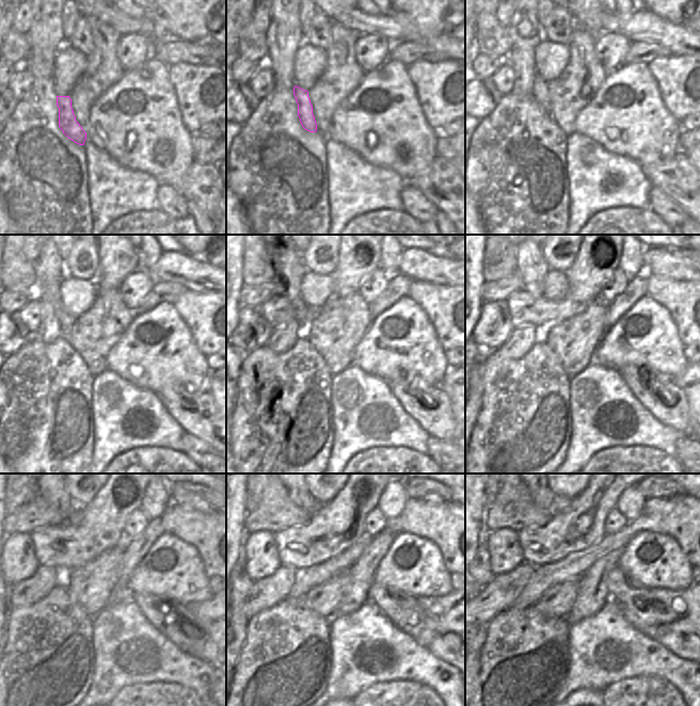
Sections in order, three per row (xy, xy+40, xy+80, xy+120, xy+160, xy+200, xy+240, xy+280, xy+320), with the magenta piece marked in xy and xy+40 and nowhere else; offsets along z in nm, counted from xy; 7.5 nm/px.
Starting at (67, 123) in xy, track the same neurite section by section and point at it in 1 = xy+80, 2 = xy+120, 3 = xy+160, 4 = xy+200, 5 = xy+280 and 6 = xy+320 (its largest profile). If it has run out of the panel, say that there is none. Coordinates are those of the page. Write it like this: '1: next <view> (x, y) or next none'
1: next xy+80 (540, 95)
2: next xy+120 (48, 289)
3: next xy+160 (289, 269)
4: next xy+200 (530, 265)
5: next xy+280 (298, 495)
6: next xy+320 (531, 495)

